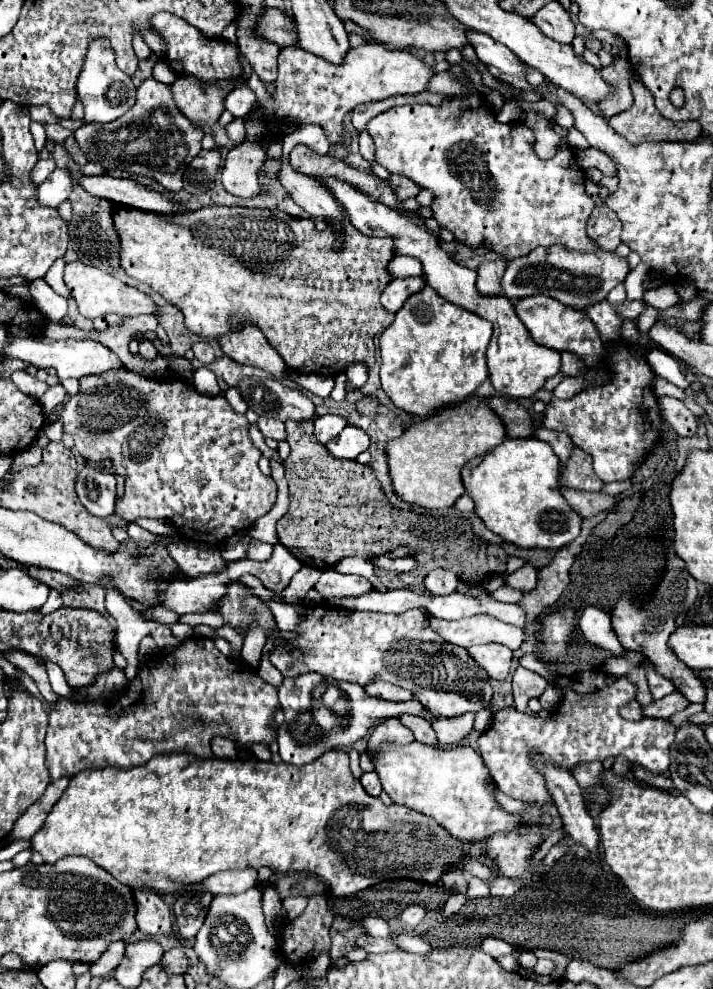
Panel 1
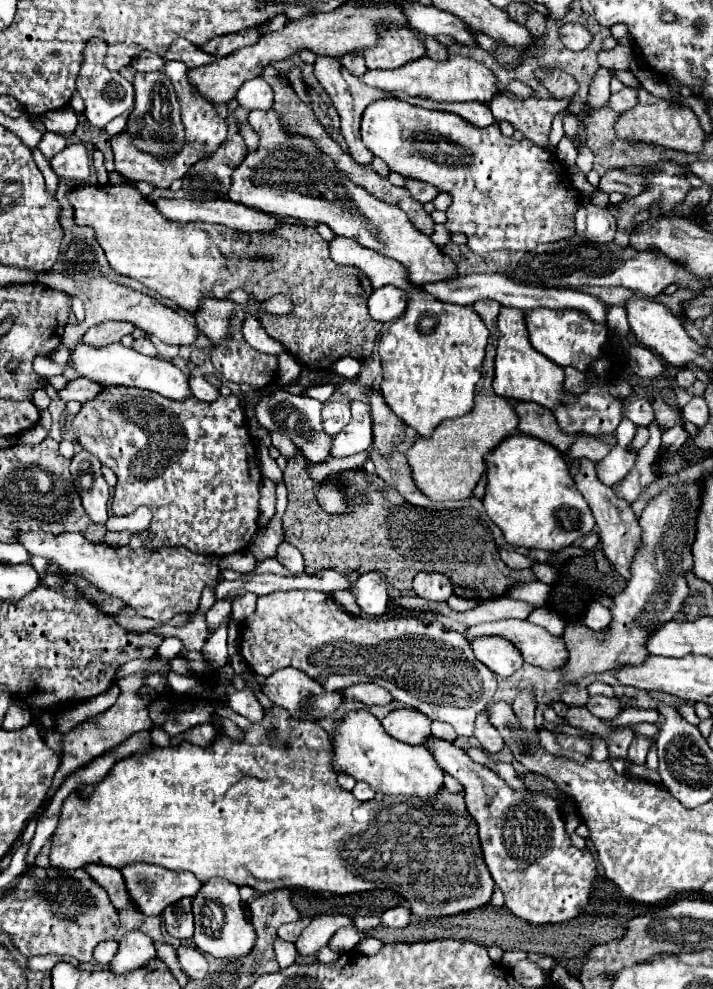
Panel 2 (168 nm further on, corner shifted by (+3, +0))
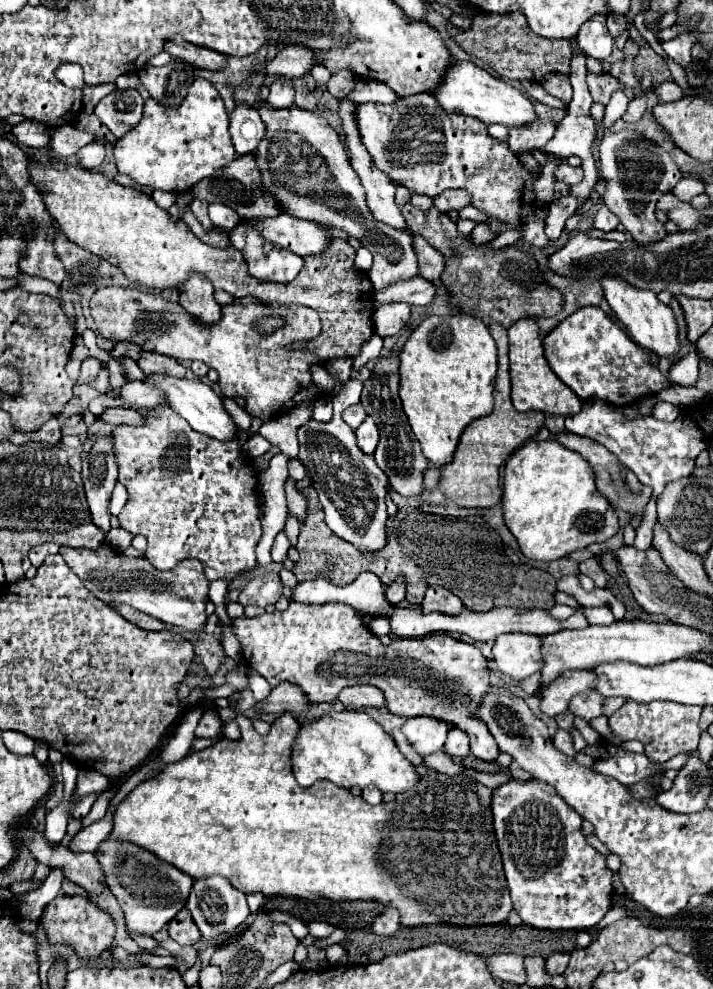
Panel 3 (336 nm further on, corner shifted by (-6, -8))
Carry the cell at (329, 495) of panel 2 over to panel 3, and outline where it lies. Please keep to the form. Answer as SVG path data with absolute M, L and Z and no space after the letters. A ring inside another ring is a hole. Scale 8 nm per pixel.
M335 414L327 424L309 420L299 428L299 446L299 458L319 494L327 526L359 552L379 552L387 544L385 496L389 486L387 476L381 472L373 456L363 454L359 448L355 430L343 422L341 414Z

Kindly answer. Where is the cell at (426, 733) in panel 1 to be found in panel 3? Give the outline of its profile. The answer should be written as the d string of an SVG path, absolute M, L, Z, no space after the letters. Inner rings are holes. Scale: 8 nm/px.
M509 780L493 792L493 826L513 906L523 924L543 930L587 930L611 908L613 872L581 834L583 818L547 782Z

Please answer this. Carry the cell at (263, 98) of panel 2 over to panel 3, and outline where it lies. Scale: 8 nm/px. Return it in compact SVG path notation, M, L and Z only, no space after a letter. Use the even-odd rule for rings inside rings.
M277 78L271 88L269 88L269 98L267 102L273 104L275 108L287 108L293 104L295 100L295 90L293 90L293 82L287 78Z

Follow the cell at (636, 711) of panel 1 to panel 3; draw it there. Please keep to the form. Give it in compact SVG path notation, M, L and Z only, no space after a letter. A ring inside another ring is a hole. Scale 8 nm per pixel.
M587 692L587 694L575 694L569 702L569 710L579 716L579 718L585 718L585 720L593 720L597 716L603 714L603 708L601 708L601 702L603 702L603 696L597 694L597 692Z

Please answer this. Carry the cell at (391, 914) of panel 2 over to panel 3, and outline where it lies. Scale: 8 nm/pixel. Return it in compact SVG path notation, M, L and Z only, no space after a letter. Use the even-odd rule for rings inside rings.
M385 908L371 924L371 930L381 936L395 934L399 930L399 912L395 908Z

